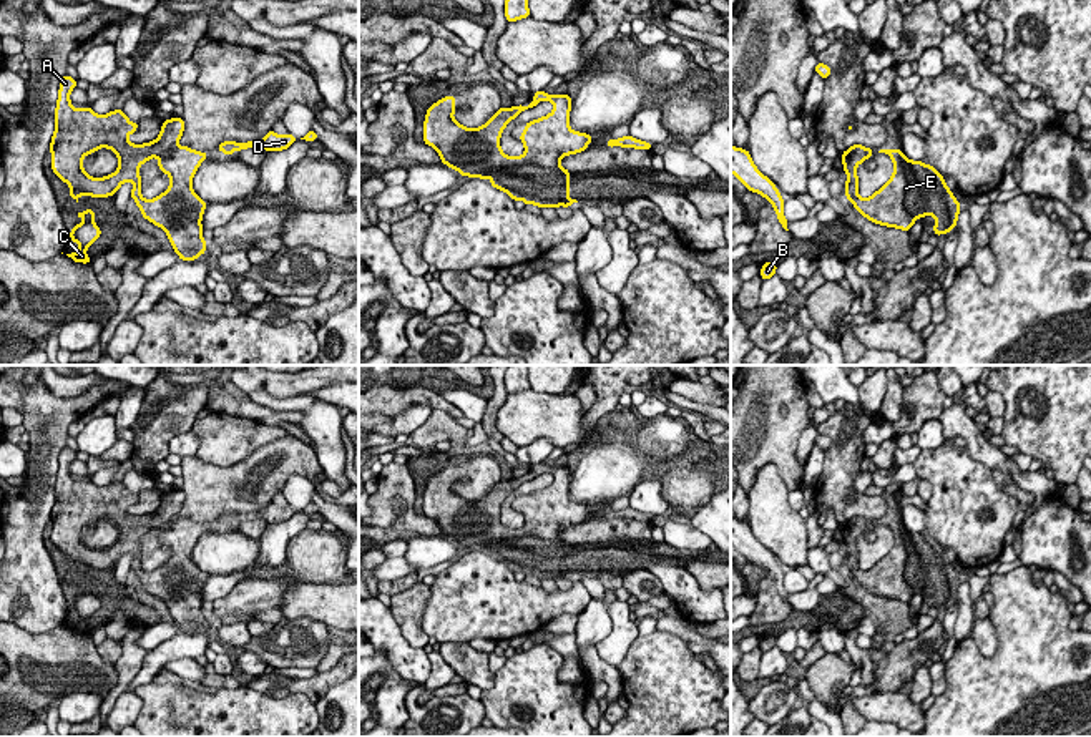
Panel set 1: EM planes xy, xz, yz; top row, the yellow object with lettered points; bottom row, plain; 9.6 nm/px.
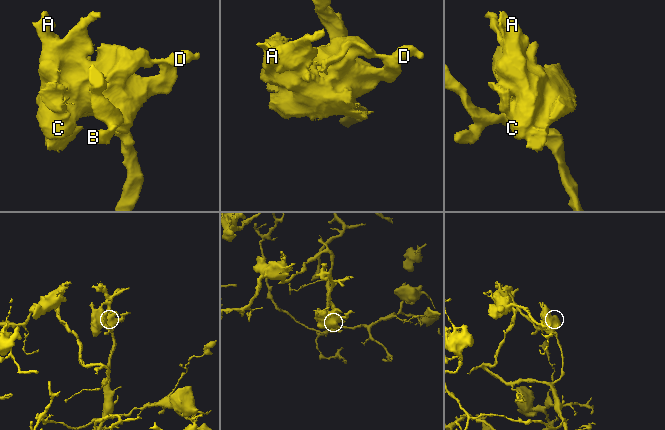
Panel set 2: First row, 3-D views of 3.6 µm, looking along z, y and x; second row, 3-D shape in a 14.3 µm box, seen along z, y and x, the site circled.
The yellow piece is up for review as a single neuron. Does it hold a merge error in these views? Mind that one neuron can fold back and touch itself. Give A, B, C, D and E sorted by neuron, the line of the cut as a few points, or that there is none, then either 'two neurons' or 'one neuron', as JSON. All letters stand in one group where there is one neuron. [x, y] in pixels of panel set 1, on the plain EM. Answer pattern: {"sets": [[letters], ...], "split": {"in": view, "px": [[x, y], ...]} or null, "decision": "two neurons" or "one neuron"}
{"sets": [["A", "B", "C", "D", "E"]], "split": null, "decision": "one neuron"}

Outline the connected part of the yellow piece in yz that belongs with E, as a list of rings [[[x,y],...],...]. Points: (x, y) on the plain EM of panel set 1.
[[[854,516],[842,525],[844,543],[849,551],[845,569],[868,593],[910,603],[917,591],[935,589],[935,608],[950,604],[958,593],[960,574],[948,561],[943,548],[923,533],[912,533],[900,521],[880,521],[893,533],[892,549],[870,569],[859,568],[857,538],[872,528],[872,521]]]

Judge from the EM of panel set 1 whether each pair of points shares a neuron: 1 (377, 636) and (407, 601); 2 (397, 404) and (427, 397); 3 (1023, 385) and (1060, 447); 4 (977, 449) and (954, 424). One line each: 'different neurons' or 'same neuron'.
1: different neurons
2: same neuron
3: same neuron
4: same neuron

